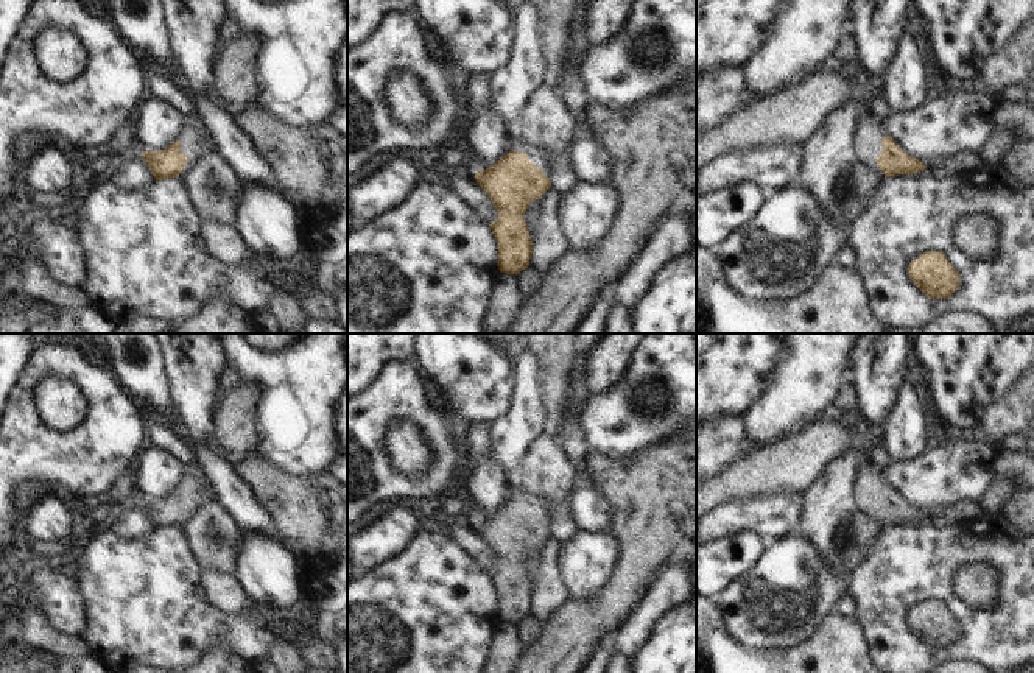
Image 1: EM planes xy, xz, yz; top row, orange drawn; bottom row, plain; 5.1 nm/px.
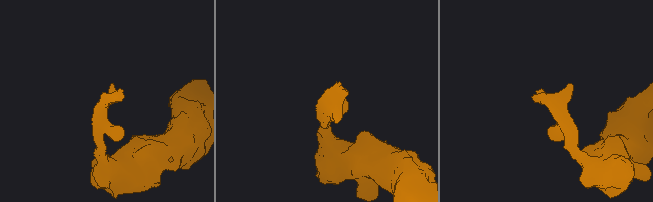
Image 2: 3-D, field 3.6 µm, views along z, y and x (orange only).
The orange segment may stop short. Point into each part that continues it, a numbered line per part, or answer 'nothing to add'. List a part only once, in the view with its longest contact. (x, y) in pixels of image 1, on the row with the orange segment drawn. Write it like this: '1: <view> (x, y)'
1: xz (538, 156)

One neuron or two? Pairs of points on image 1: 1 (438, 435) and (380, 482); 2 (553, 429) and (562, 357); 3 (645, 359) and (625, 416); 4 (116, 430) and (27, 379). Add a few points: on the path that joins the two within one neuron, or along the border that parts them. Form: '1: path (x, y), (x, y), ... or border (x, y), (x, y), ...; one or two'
1: path (441, 458), (441, 468), (422, 486), (404, 486); one
2: path (555, 412), (556, 374); one
3: path (645, 373), (629, 402); one
4: path (106, 404), (72, 368), (53, 368); one

